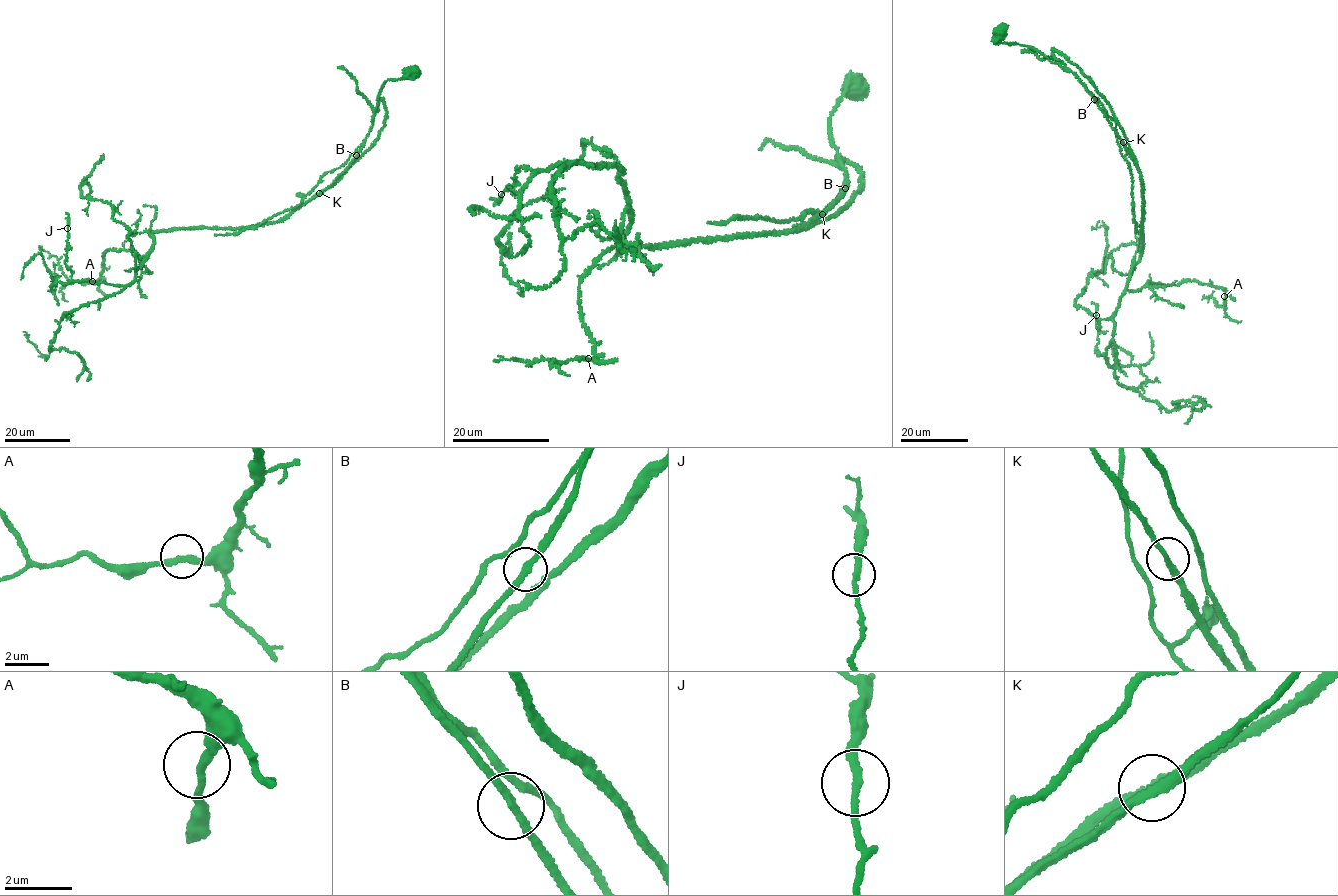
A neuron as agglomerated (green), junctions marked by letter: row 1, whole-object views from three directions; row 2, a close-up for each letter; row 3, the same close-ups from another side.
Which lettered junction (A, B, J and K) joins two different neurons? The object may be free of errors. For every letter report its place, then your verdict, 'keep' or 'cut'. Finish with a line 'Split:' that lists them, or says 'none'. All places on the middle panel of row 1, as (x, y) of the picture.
A: (588, 358) | keep
B: (845, 188) | keep
J: (501, 194) | keep
K: (822, 214) | keep
Split: none

